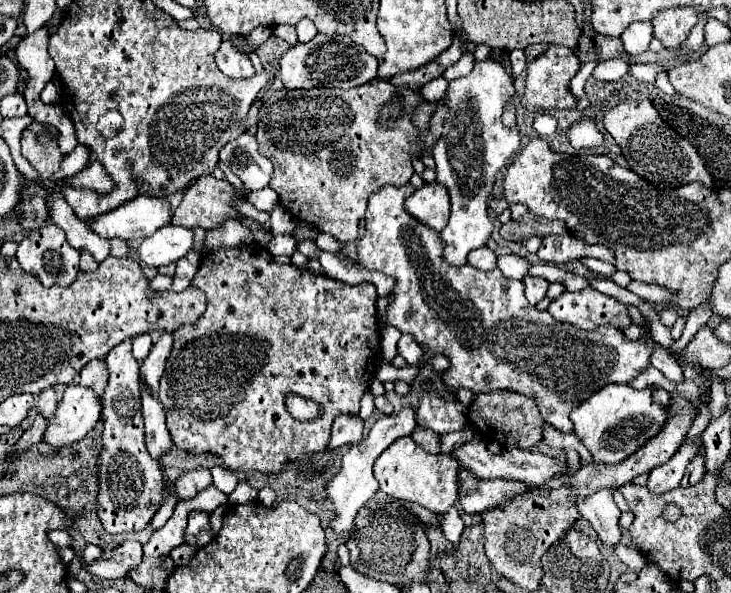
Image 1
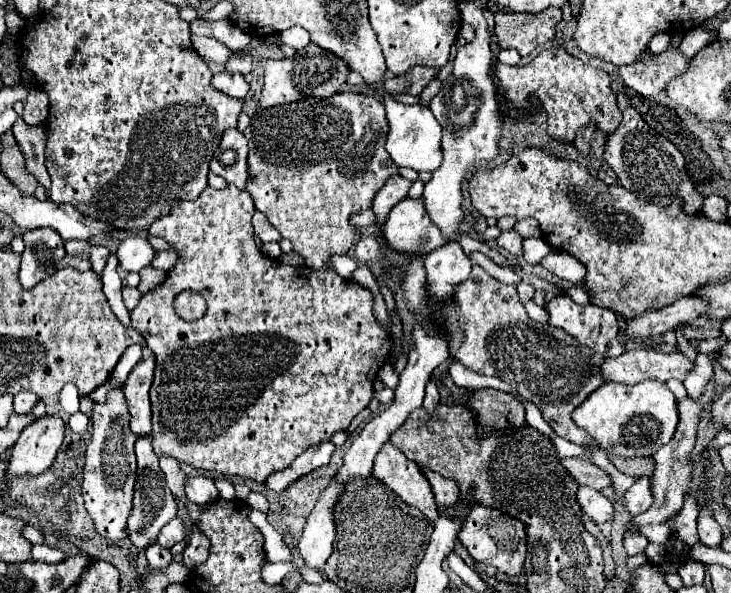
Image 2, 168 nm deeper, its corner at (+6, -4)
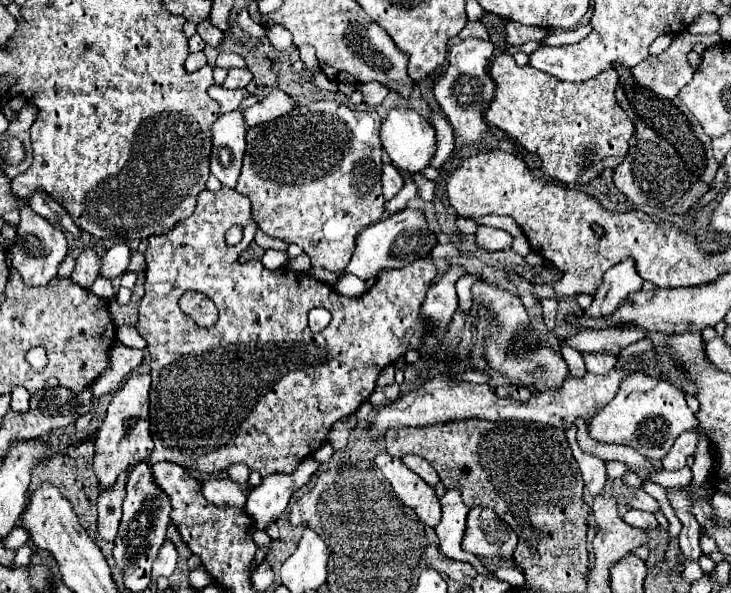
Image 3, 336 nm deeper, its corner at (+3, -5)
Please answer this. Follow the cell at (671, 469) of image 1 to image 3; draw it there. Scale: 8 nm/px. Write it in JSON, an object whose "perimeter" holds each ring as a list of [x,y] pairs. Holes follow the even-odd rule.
{"perimeter":[[[629,510],[623,518],[629,526],[635,526],[635,528],[641,528],[641,530],[655,530],[659,524],[657,524],[657,518],[649,512],[643,512],[643,510]]]}

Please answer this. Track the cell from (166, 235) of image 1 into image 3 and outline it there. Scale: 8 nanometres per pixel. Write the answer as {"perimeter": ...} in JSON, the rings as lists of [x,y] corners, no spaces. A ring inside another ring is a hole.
{"perimeter":[[[115,244],[111,246],[105,256],[101,258],[101,268],[99,268],[99,276],[113,280],[115,276],[121,276],[127,270],[129,264],[129,254],[131,250],[125,244]]]}

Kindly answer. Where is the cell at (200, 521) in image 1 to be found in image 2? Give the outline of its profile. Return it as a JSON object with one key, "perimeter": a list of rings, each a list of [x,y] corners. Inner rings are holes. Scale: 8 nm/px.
{"perimeter":[[[178,517],[172,519],[158,535],[158,543],[168,549],[172,549],[176,543],[184,539],[186,539],[186,525],[184,525],[184,519],[178,519]]]}

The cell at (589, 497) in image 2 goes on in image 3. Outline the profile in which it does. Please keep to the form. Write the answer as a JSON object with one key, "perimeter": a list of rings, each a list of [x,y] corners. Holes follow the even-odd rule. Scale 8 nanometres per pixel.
{"perimeter":[[[573,424],[567,432],[567,440],[569,440],[569,446],[571,446],[571,452],[573,452],[573,458],[577,460],[579,468],[581,468],[581,474],[583,474],[583,480],[585,480],[585,488],[597,496],[603,492],[603,486],[607,482],[607,472],[605,472],[605,460],[599,460],[597,456],[589,454],[589,452],[583,452],[575,440],[575,434],[577,434],[577,426]]]}

